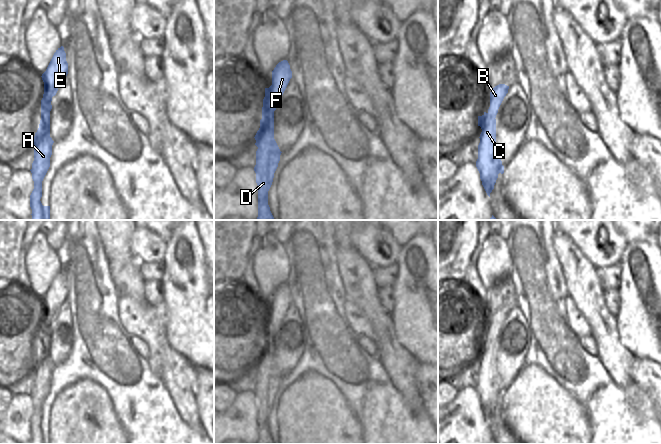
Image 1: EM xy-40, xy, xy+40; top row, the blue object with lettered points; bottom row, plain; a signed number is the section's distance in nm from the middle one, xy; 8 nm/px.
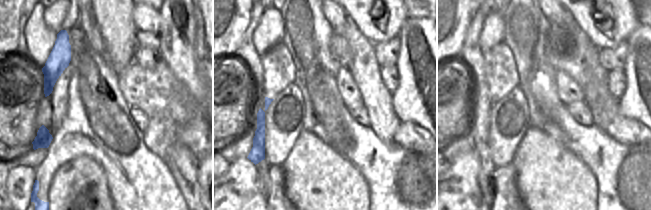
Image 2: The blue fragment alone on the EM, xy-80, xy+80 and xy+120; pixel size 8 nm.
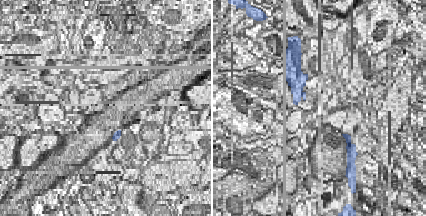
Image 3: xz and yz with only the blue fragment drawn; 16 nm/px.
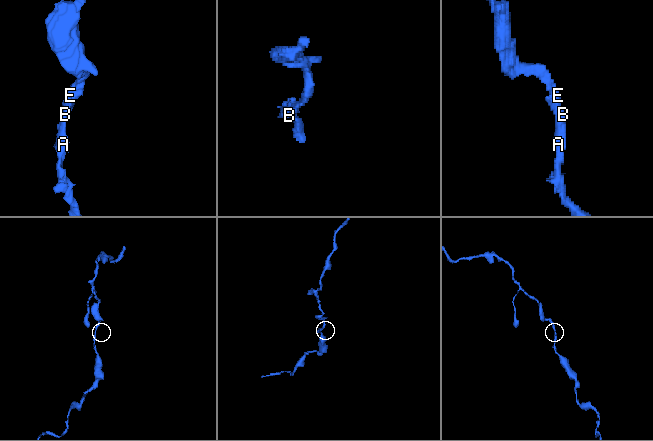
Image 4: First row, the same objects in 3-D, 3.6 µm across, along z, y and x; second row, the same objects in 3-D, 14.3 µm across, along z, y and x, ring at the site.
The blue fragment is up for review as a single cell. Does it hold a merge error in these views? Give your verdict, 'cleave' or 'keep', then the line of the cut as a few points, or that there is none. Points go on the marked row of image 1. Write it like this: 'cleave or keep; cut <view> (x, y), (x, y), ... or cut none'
keep; cut none

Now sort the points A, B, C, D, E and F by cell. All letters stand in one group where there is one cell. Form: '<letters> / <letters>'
A B C D E F

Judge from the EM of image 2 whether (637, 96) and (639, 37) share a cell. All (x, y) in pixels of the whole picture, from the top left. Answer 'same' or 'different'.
same

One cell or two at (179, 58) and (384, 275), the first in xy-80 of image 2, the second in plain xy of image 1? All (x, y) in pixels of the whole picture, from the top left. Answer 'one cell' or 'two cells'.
two cells

